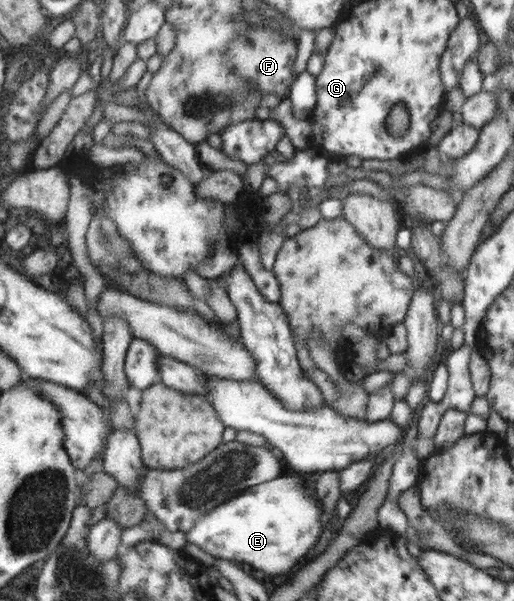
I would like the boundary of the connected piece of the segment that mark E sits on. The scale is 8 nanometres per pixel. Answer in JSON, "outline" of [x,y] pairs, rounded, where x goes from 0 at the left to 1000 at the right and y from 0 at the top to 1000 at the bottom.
{"outline":[[[551,787],[533,797],[490,807],[463,819],[455,829],[424,839],[412,845],[412,850],[389,859],[377,879],[362,887],[364,900],[407,920],[422,937],[436,932],[455,937],[475,933],[490,940],[490,947],[512,950],[525,958],[533,958],[533,953],[556,953],[576,937],[576,930],[584,930],[615,903],[626,884],[623,867],[619,867],[623,854],[611,834],[588,820],[591,810],[595,804],[588,797],[560,794]]]}

